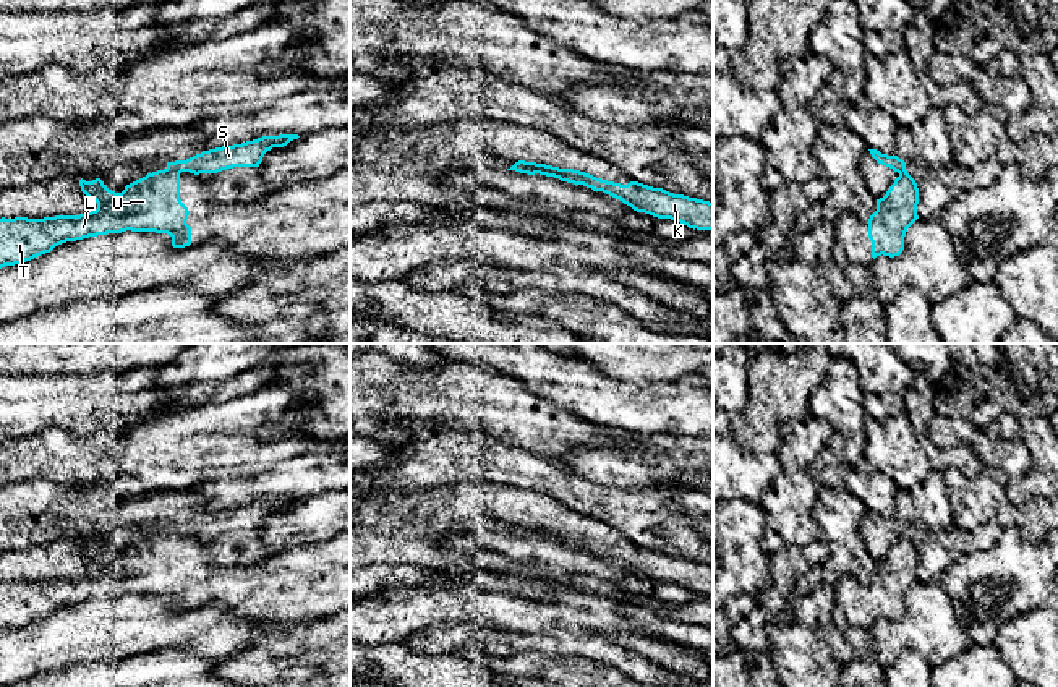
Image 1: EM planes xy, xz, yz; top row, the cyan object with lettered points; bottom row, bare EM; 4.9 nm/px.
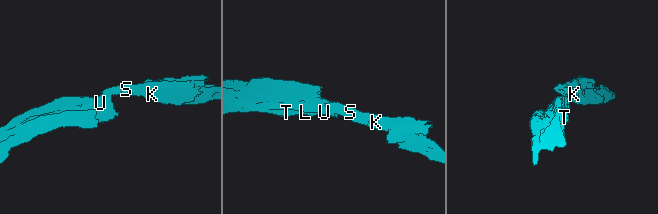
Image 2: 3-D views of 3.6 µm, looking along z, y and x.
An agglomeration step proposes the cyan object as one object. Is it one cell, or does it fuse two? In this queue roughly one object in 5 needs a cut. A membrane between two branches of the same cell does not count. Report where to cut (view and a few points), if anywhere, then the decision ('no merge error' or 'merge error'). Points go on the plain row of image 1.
cut xy (167, 530), (180, 535); merge error

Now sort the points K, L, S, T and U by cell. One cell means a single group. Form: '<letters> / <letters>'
K S / L T U

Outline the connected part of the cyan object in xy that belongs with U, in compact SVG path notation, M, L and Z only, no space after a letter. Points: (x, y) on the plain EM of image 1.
M157 533L125 549L122 556L109 553L100 541L79 543L81 554L97 565L96 574L79 578L55 578L44 582L0 582L0 632L31 624L50 616L55 609L89 600L131 595L156 595L172 600L173 611L191 608L190 574L180 562L180 535Z

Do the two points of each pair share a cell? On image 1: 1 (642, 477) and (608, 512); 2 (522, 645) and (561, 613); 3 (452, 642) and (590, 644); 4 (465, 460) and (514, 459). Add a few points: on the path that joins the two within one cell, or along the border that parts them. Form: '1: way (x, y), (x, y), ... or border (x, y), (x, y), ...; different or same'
1: border (585, 477), (621, 490); different
2: border (501, 627), (511, 632), (571, 632), (575, 637); different
3: way (486, 639), (556, 644); same
4: way (477, 459), (503, 459); same

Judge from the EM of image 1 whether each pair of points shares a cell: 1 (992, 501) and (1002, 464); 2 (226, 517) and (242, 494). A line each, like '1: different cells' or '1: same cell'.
1: different cells
2: different cells

